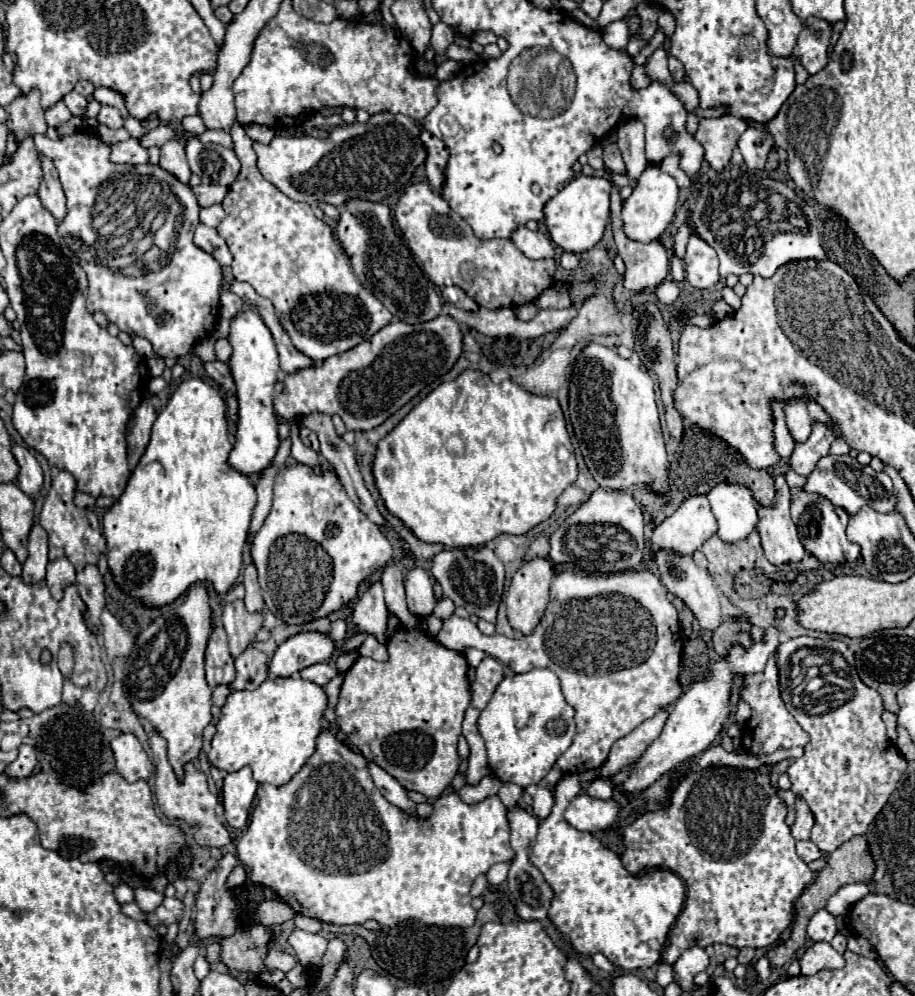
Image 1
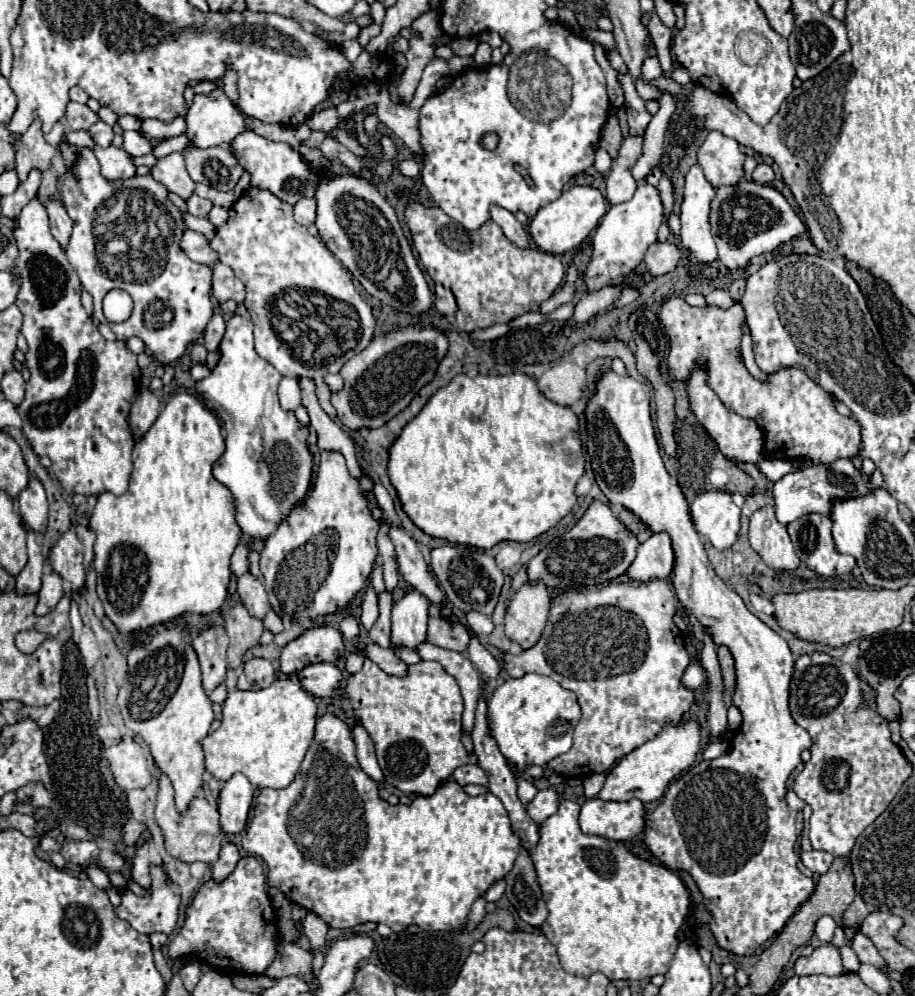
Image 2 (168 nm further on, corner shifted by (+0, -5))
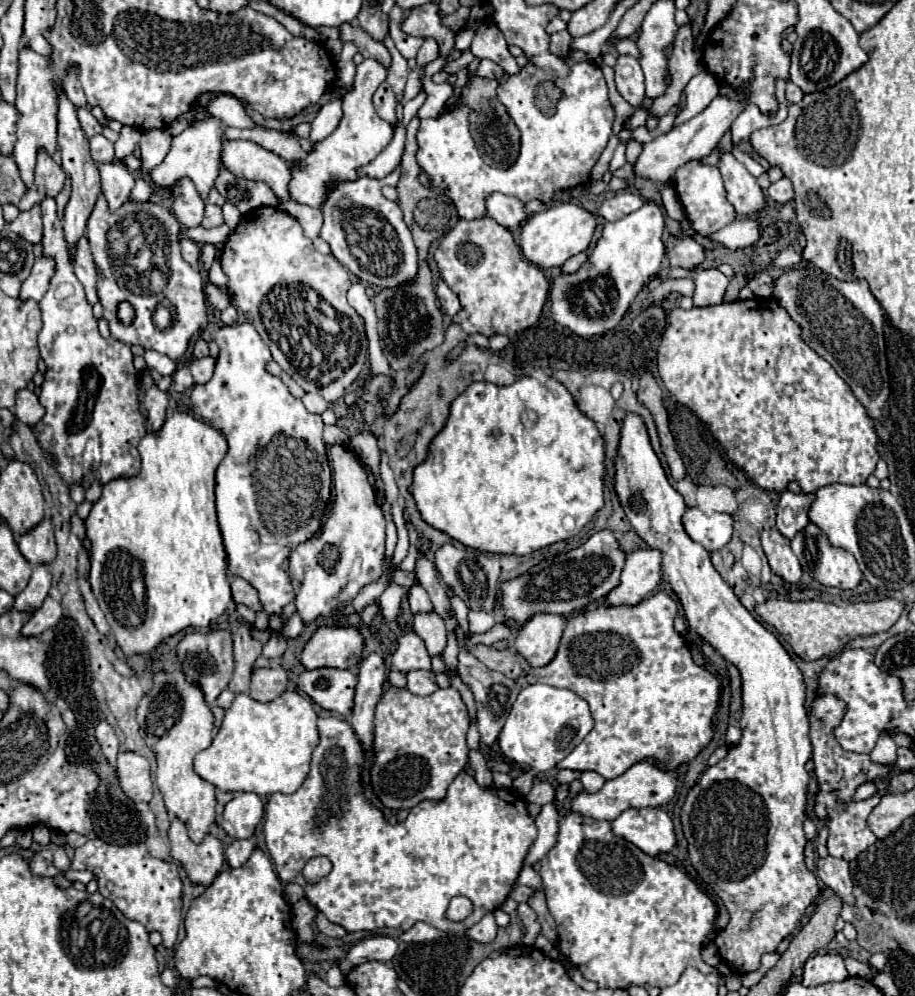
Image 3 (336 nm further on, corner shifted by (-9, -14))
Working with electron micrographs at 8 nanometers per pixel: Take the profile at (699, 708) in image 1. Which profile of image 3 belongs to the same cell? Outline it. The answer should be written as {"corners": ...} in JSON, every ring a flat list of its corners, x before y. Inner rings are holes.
{"corners":[[641,760,635,766,631,766,625,774,621,774,619,778,607,780,599,792,595,792,595,794,585,792,585,790,579,792,571,800,571,812,577,812,587,818,595,818,595,820,613,820,613,818,617,818,617,814,621,814,629,808,647,808,647,806,669,804,671,798,675,796,675,788,677,788,675,772,657,770,653,760]]}

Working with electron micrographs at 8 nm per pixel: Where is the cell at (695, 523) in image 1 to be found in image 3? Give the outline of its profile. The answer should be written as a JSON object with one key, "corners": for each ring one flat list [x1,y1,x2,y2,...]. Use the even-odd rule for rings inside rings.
{"corners":[[633,550,625,558,621,582,605,596,605,606,635,606,661,582,661,552]]}

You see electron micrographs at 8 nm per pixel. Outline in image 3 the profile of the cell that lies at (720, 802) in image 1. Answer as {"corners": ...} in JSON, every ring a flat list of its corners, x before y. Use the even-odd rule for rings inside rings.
{"corners":[[627,414,623,420,615,468,615,490,621,506,631,526,649,544,649,548,657,548,663,554,663,572,683,606,689,628,709,642,727,662,737,666,743,678,743,716,739,720,739,726,743,728,741,740,729,748,723,760,719,760,715,766,709,766,699,782,689,790,681,810,681,824,689,842,689,858,693,868,701,880,725,902,731,914,731,922,715,938,719,956,731,964,737,974,747,974,761,966,759,960,765,952,777,950,779,942,797,928,807,906,819,894,817,878,807,870,803,860,803,848,807,844,803,822,809,786,805,762,813,754,803,676,781,642,743,608,731,586,713,568,709,552,701,544,693,542,683,530,681,516,687,510,685,500,669,484,665,470,651,448,645,424,637,414]]}

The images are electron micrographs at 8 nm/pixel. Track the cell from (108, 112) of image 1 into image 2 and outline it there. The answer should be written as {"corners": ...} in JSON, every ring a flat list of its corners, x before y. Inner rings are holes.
{"corners":[[102,119,96,121,96,123,92,125,92,129,88,129,88,131,90,131,92,139,96,141,96,145,100,145,100,147,108,147,108,145,112,143,114,131,112,131,112,127,110,127,108,123,104,123]]}

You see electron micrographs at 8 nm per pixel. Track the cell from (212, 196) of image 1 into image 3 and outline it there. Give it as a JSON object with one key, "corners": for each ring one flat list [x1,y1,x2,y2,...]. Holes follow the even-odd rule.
{"corners":[[205,204,205,218,203,218,203,228,215,228,223,224,223,214,221,208,215,204]]}

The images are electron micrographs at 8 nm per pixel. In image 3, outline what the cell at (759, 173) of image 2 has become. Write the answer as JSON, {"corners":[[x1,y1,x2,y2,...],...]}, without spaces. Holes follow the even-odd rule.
{"corners":[[781,178,779,182,771,184,769,190,767,190,769,198,773,198,777,204,787,204,793,200,793,186,787,178]]}

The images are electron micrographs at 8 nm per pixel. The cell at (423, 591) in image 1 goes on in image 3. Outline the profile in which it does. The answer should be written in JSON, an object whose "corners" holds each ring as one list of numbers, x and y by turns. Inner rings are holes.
{"corners":[[407,630,407,634,397,642,397,648,391,656,387,686,405,688,407,672,411,670,431,670,431,658,427,654,425,642,413,630]]}

